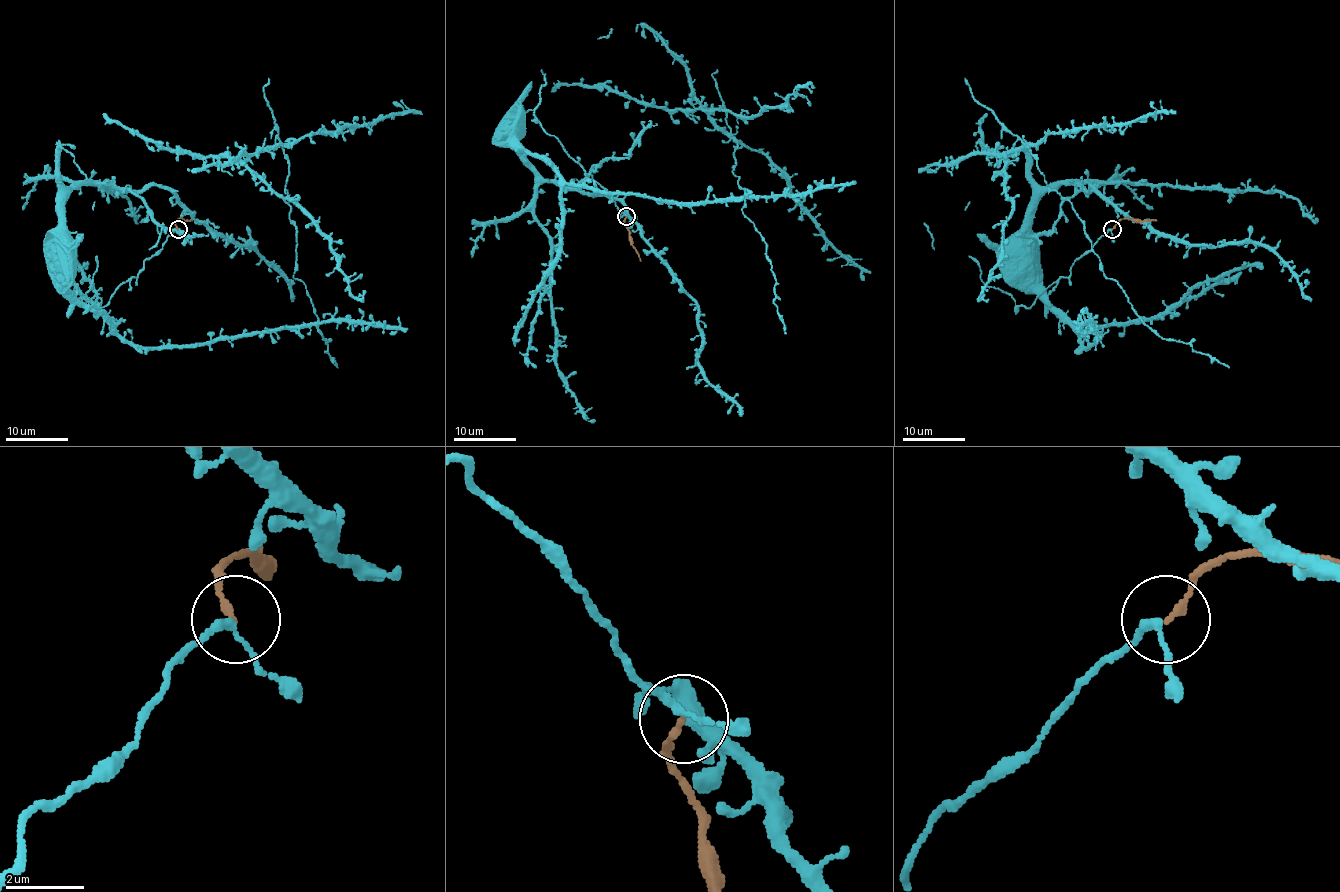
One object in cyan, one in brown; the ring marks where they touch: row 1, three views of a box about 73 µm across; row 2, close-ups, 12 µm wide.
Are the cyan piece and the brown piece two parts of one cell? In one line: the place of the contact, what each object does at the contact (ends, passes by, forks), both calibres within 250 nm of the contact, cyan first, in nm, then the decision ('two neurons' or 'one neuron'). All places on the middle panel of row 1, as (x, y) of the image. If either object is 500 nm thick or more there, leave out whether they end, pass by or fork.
(626, 216) | cyan passes by | brown ends | 170/170 nm | one neuron

